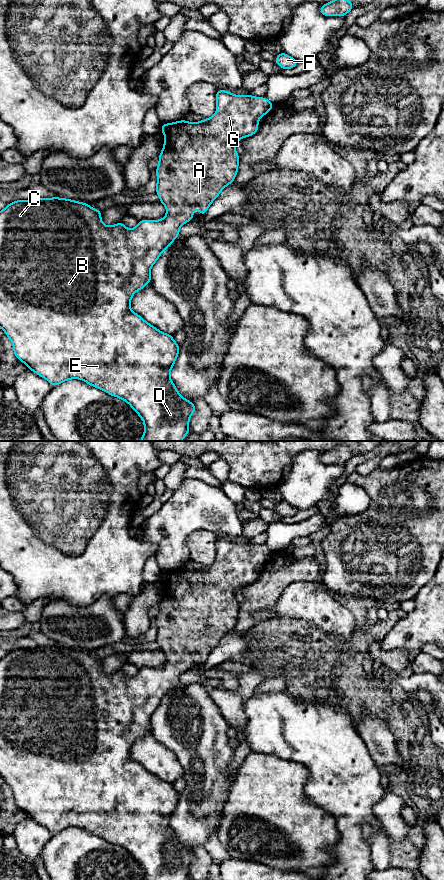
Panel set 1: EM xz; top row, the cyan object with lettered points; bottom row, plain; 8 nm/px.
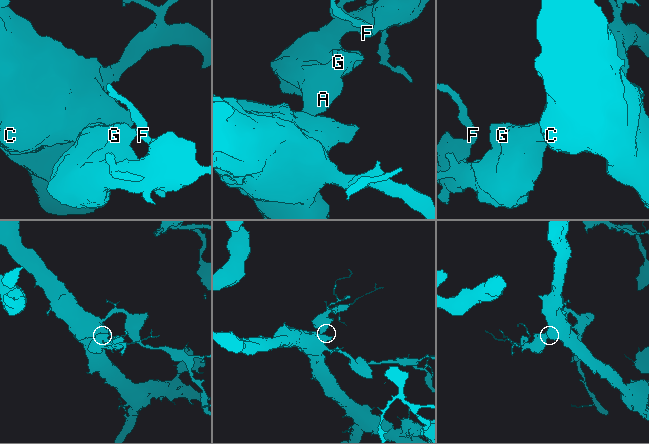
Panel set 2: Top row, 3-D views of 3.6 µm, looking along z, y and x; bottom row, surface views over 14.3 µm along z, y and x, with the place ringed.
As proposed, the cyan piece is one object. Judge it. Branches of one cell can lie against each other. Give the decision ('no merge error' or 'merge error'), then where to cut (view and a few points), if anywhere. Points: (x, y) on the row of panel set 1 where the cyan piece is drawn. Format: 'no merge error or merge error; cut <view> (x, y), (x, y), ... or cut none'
no merge error; cut none

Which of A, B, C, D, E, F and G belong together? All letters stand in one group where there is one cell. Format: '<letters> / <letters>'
A B C D E F G

